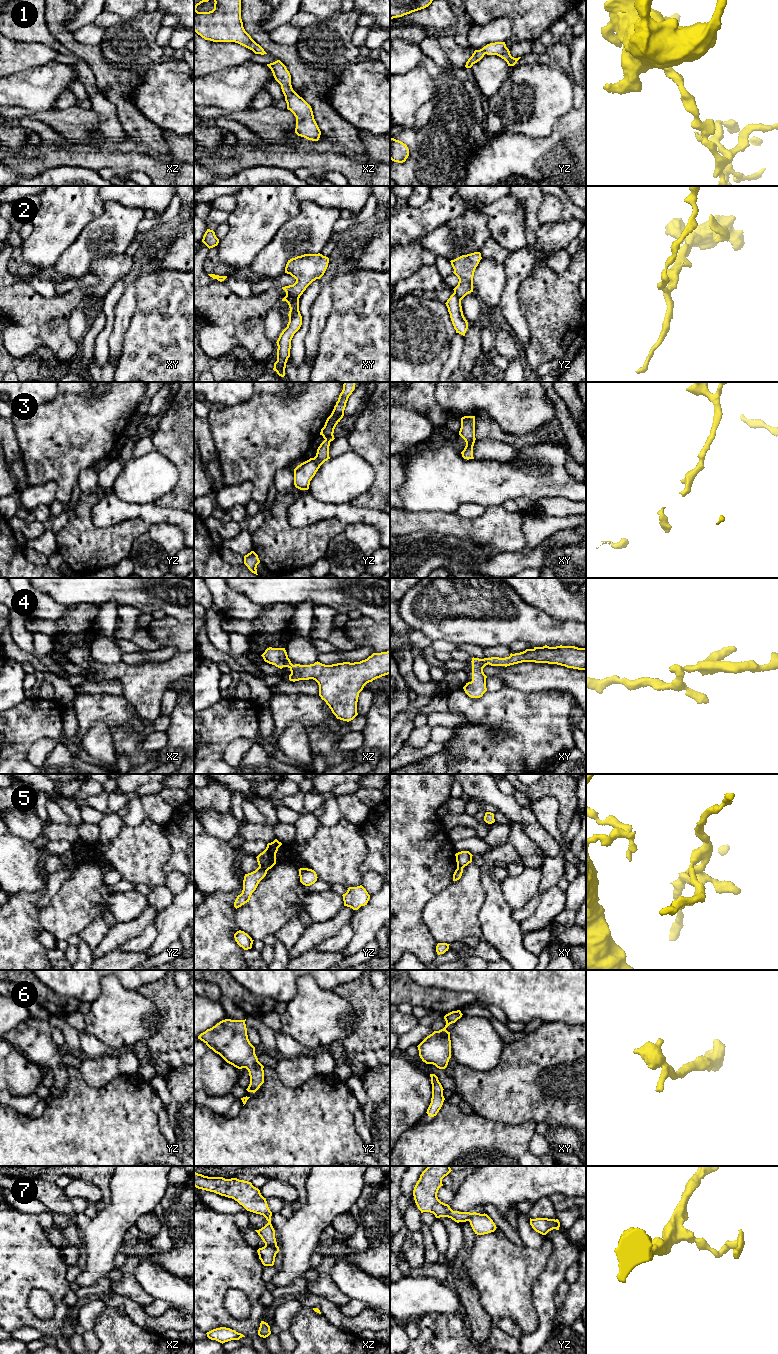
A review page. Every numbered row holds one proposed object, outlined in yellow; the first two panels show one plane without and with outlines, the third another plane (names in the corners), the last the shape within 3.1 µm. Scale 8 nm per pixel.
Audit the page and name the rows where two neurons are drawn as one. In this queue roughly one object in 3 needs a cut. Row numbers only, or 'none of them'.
2, 5

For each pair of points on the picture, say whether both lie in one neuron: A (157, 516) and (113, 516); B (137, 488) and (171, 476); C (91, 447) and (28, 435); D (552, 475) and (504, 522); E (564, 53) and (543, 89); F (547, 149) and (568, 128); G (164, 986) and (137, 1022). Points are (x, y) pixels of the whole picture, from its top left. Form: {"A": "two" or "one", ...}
{"A": "one", "B": "one", "C": "one", "D": "two", "E": "two", "F": "one", "G": "two"}

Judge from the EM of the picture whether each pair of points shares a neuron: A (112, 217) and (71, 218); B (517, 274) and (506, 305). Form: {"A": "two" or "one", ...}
{"A": "two", "B": "one"}

